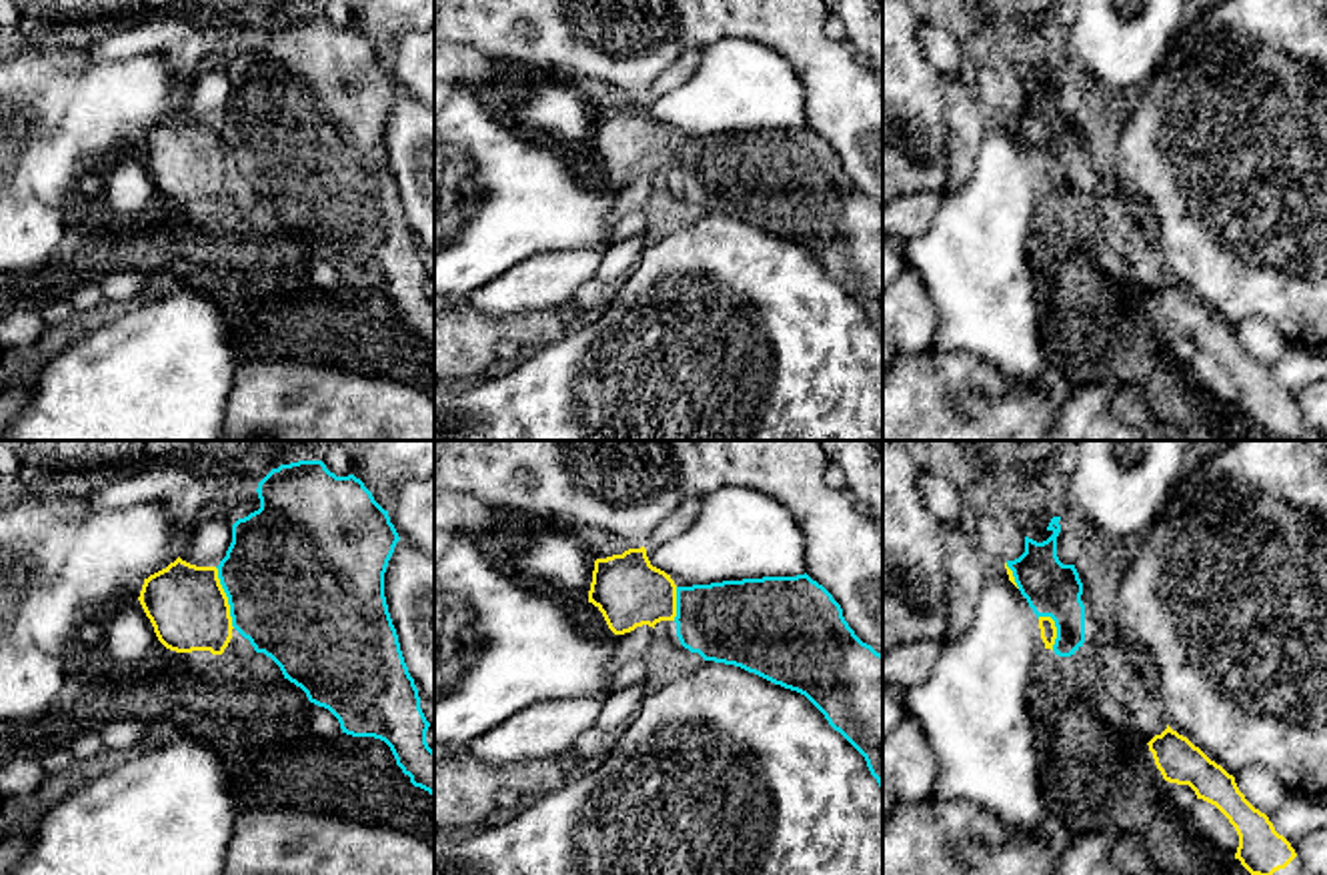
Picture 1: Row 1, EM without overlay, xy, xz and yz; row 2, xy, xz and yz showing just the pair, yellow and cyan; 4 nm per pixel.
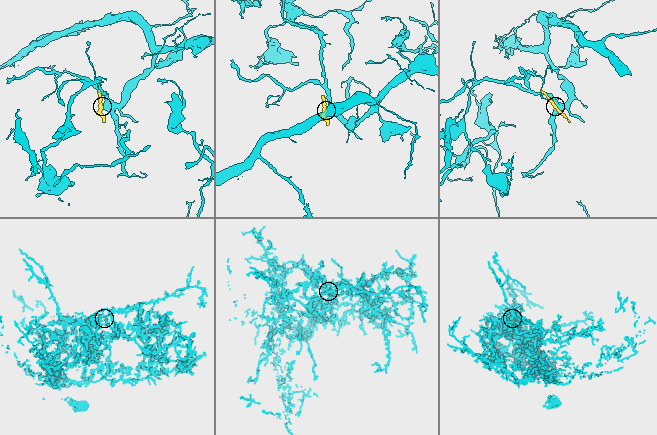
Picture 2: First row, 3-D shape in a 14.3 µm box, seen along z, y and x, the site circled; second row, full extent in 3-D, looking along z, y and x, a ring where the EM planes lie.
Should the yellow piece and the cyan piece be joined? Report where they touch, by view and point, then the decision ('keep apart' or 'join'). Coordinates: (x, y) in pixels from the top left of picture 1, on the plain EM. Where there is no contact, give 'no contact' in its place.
contact xy (227, 149); keep apart

